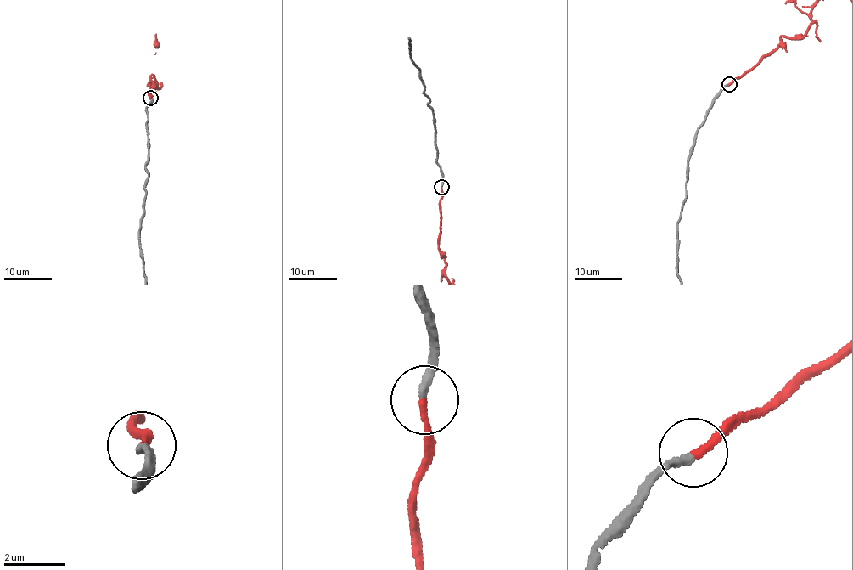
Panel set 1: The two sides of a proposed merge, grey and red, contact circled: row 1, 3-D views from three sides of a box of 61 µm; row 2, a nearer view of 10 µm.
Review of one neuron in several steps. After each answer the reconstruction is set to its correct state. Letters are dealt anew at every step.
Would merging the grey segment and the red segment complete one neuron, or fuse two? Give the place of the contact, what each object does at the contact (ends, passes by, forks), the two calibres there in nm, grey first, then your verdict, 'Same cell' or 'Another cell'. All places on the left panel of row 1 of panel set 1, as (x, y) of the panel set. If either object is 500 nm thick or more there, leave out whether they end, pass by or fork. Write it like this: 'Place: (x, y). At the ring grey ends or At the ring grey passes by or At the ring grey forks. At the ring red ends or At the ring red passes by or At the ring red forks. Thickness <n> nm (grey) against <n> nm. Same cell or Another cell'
Place: (150, 98). At the ring grey ends. At the ring red ends. Thickness 240 nm (grey) against 200 nm. Same cell

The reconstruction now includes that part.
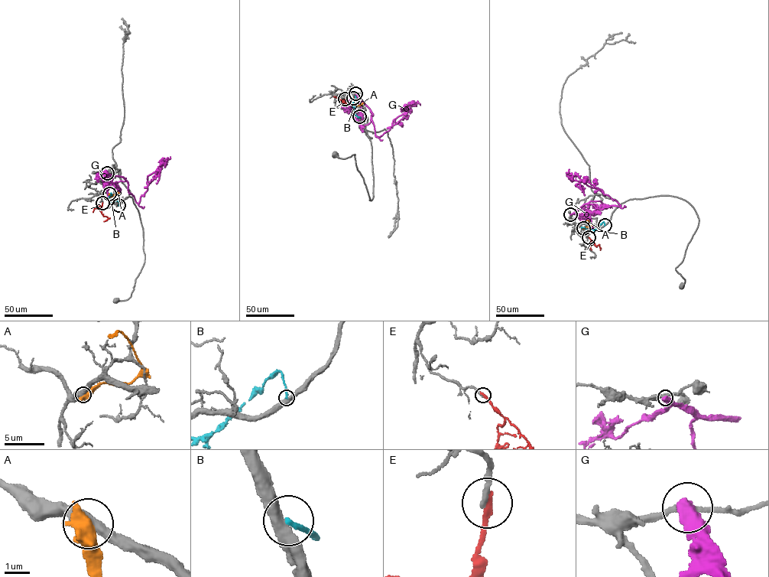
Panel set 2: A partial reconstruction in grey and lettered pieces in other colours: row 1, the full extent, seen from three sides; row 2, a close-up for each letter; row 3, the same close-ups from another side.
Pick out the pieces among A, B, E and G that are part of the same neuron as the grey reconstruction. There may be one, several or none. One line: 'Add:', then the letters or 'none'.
Add: none

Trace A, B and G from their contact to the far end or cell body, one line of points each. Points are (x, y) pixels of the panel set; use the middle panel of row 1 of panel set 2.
A: (353, 98), (355, 105), (363, 102)
B: (359, 116), (355, 113), (352, 101), (355, 96)
G: (355, 93), (372, 115), (375, 136), (381, 135), (406, 115), (407, 109), (403, 107), (407, 105), (401, 107)

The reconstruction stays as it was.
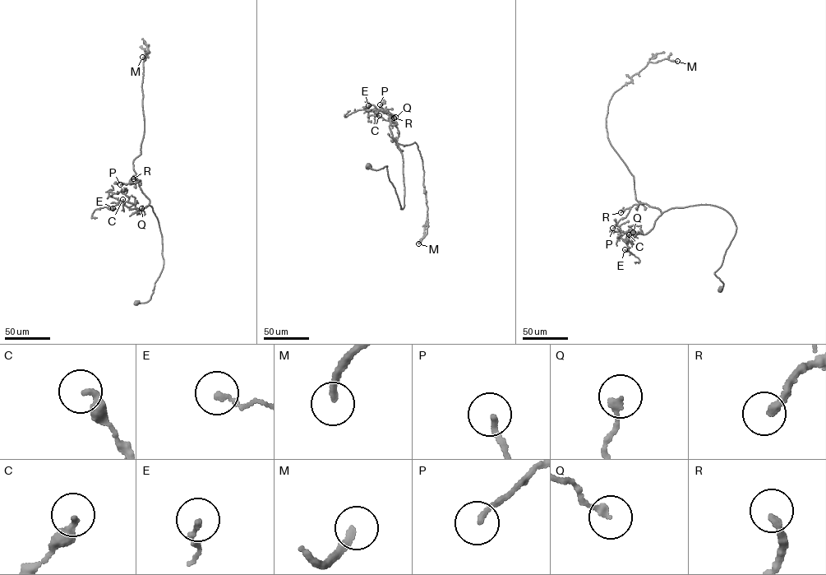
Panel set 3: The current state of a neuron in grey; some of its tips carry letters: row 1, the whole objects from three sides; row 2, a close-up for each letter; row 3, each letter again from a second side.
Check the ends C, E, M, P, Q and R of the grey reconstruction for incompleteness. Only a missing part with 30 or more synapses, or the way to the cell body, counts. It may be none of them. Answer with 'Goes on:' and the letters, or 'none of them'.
Goes on: M, R

